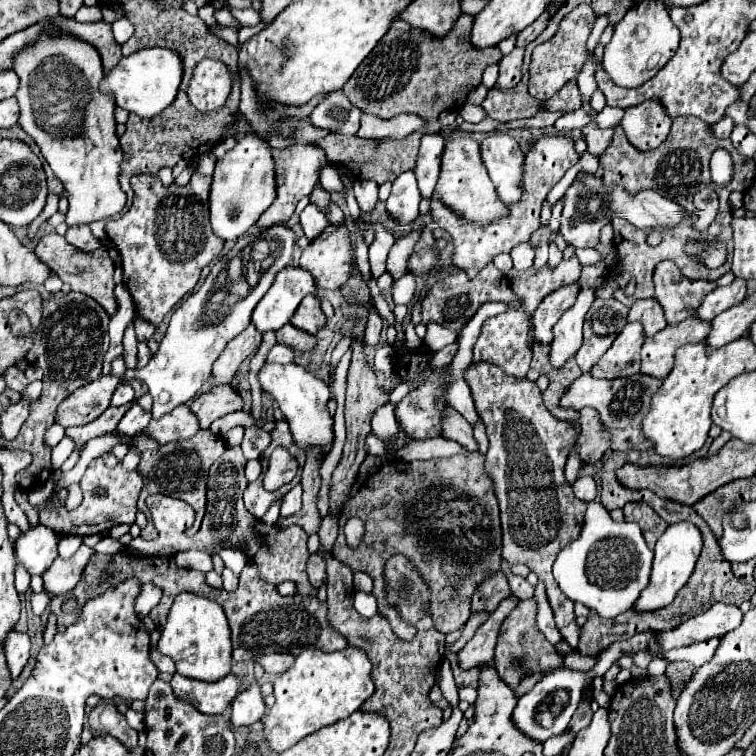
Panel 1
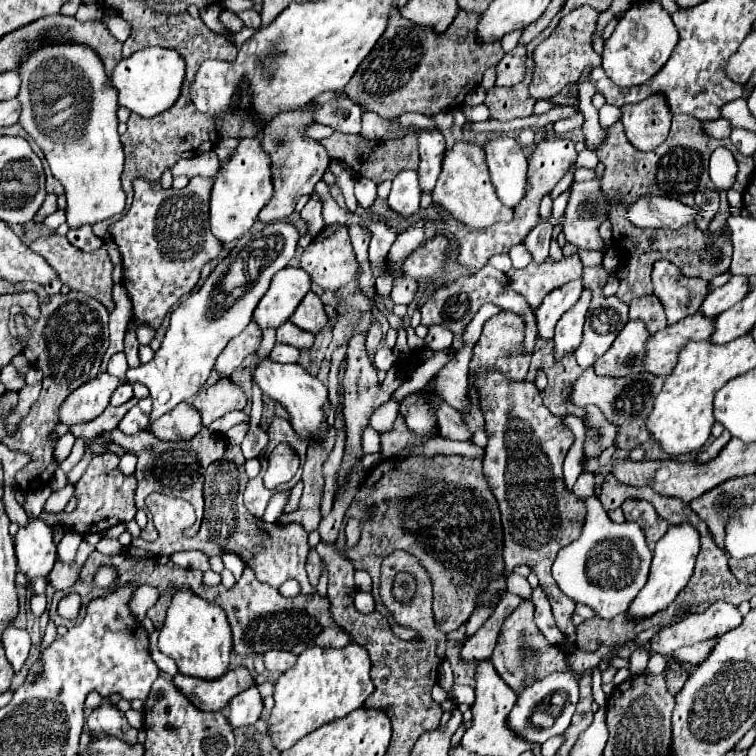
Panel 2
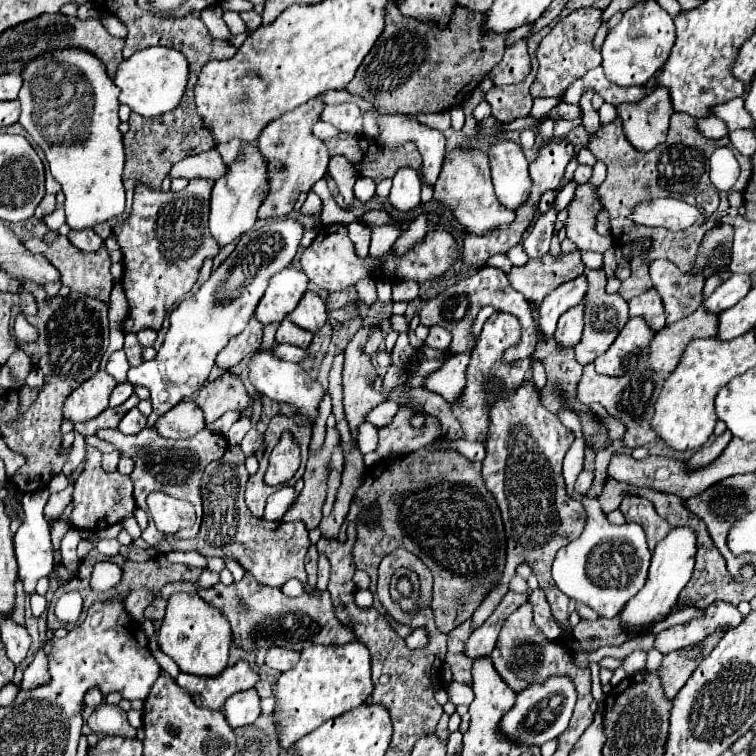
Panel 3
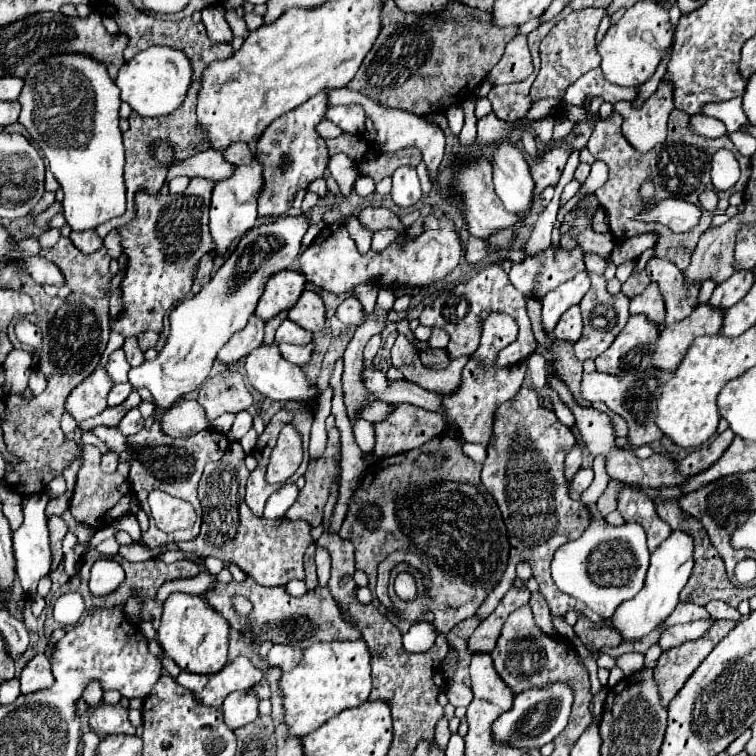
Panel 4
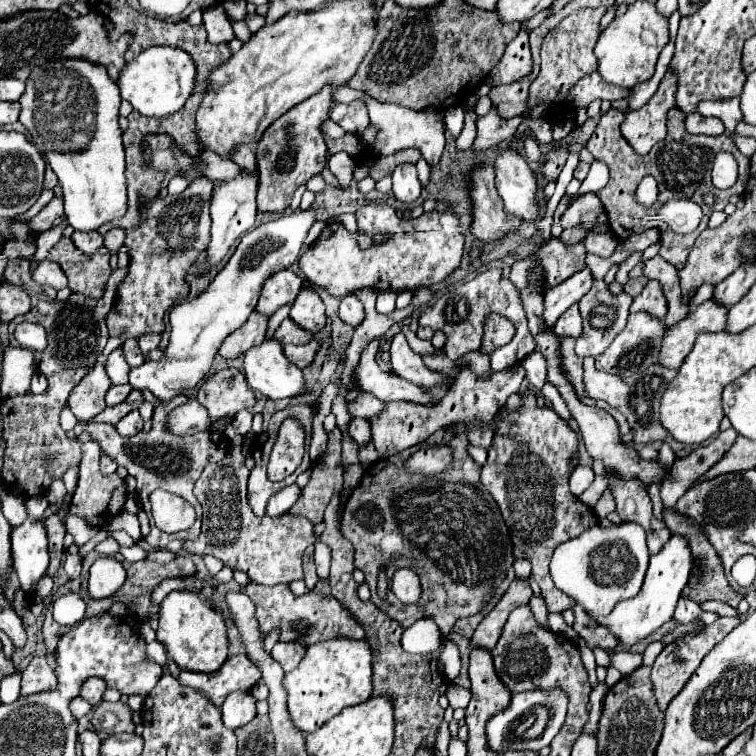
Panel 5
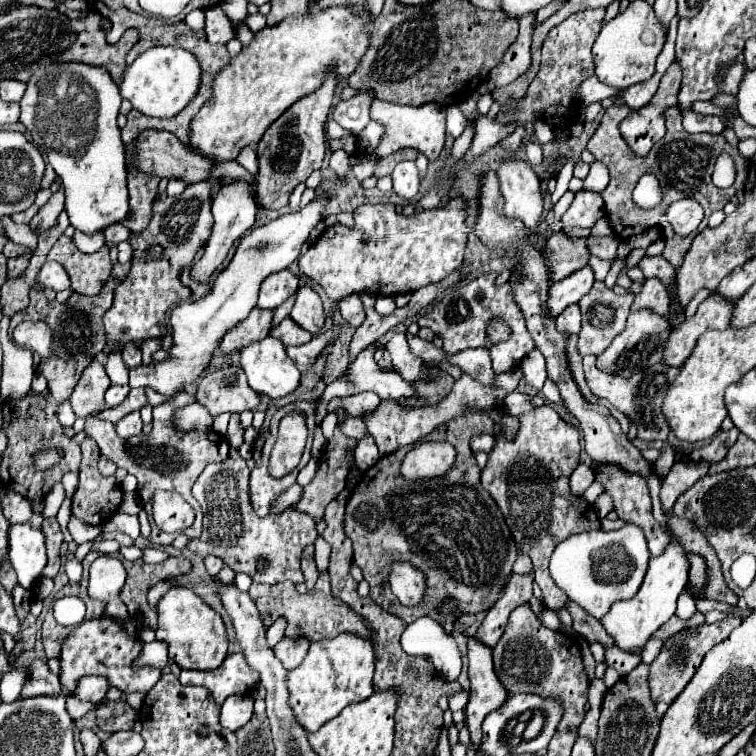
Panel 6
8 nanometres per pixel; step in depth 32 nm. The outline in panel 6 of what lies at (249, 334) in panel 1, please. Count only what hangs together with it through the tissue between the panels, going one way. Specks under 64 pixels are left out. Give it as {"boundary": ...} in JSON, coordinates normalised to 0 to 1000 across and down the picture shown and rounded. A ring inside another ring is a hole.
{"boundary":[[[333,407],[333,413],[328,415],[328,421],[323,421],[317,429],[312,429],[310,434],[304,434],[299,439],[299,444],[294,447],[294,466],[307,466],[320,460],[323,455],[347,450],[349,444],[354,444],[357,434],[360,434],[360,418],[362,410],[352,410],[352,407]]]}

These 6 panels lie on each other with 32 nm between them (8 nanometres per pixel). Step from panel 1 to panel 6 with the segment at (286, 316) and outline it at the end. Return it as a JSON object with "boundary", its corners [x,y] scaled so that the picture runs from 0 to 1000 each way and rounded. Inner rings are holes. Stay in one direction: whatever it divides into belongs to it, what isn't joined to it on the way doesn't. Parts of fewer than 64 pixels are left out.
{"boundary":[[[370,357],[365,362],[357,362],[344,376],[344,392],[341,405],[344,407],[365,407],[370,405],[389,384],[394,381],[394,365],[389,365],[384,357]]]}

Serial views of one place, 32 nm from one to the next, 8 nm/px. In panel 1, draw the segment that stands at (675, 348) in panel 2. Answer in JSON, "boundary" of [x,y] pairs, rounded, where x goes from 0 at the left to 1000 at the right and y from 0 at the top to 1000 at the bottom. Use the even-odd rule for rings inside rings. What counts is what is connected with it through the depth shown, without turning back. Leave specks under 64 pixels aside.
{"boundary":[[[913,418],[899,429],[881,431],[852,450],[849,460],[849,495],[860,495],[868,500],[881,500],[892,484],[892,466],[913,452],[931,452],[939,442],[939,426]]]}

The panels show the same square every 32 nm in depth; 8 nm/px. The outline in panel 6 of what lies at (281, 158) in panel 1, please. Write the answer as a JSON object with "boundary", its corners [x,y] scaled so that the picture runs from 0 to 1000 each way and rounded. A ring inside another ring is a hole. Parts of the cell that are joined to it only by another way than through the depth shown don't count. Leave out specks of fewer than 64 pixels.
{"boundary":[[[434,93],[426,114],[415,119],[413,124],[397,130],[389,135],[347,180],[341,190],[341,214],[344,214],[344,228],[341,228],[341,262],[349,275],[354,278],[370,278],[381,270],[384,254],[392,249],[392,243],[402,241],[410,228],[421,225],[426,220],[429,209],[429,164],[434,159],[439,135],[442,135],[442,122],[444,122],[447,106],[444,95]]]}

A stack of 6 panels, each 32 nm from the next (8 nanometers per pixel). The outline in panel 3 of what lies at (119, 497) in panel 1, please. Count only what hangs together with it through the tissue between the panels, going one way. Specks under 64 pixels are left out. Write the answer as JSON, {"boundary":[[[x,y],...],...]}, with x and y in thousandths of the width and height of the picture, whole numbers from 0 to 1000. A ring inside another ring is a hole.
{"boundary":[[[114,590],[111,622],[106,624],[103,635],[98,638],[98,659],[95,659],[95,680],[93,690],[103,698],[116,698],[119,704],[138,701],[169,683],[177,680],[177,659],[175,659],[175,635],[172,630],[161,630],[159,624],[138,624],[132,614],[132,595],[124,590]]]}

